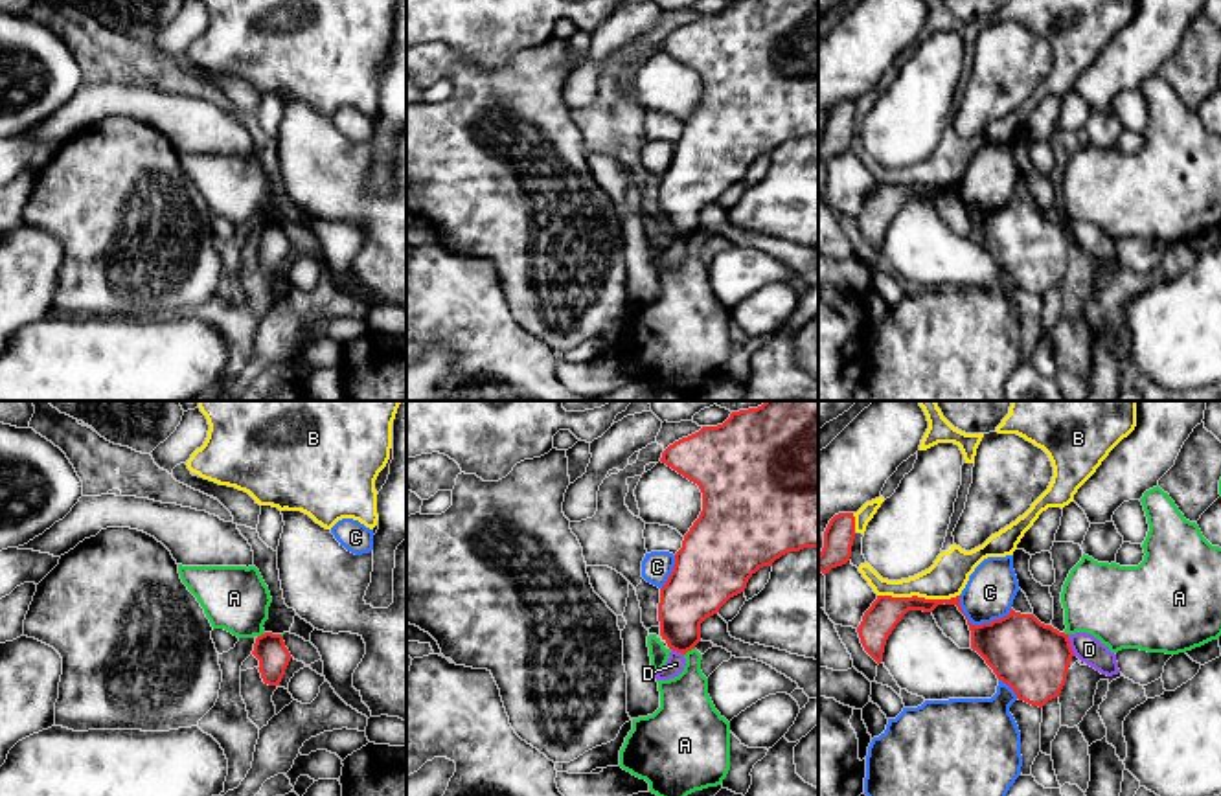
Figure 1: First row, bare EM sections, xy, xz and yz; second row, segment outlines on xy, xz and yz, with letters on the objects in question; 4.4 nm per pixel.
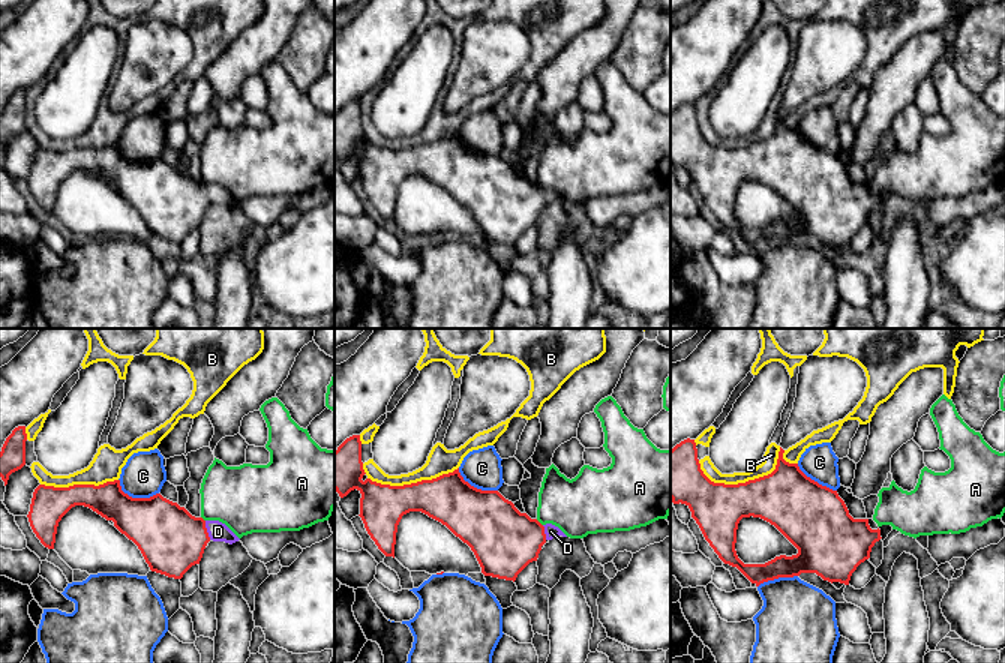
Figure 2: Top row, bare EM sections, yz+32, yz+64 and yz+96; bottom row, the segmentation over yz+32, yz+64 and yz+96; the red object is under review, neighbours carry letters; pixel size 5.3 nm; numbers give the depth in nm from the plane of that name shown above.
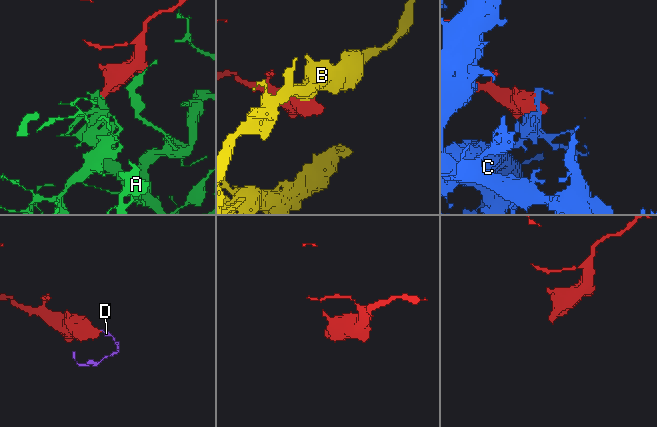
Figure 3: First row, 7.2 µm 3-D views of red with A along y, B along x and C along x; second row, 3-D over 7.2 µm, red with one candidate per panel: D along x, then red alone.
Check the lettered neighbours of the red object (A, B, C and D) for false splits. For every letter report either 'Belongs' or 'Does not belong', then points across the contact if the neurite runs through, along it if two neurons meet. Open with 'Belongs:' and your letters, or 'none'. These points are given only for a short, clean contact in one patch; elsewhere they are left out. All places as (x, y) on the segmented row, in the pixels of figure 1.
Belongs: D
A: Does not belong
B: Does not belong
C: Does not belong
D: Belongs. Path across: yz (1032, 659), (1069, 646), (1085, 646), (1089, 649)

